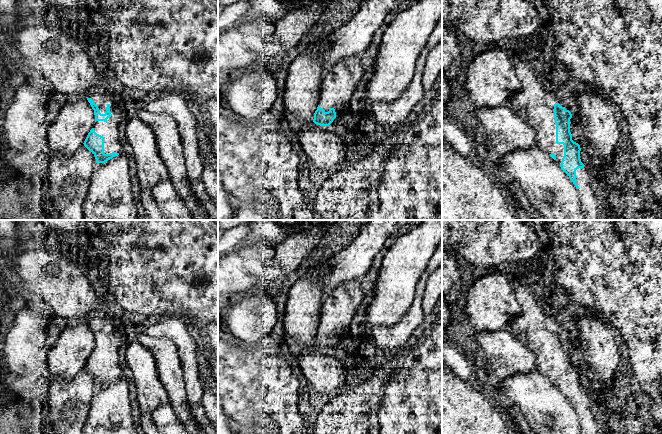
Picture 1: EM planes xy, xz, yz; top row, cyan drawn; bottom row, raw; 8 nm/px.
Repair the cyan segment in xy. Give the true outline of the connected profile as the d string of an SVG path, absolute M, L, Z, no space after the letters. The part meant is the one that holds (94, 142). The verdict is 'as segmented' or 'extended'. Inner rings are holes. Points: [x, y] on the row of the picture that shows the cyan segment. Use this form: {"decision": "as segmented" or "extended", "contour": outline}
{"decision": "extended", "contour": "M95 86L86 98L94 110L95 123L83 144L94 154L97 164L105 163L123 151L118 127L126 117L124 105L120 94L108 97Z"}

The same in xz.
{"decision": "extended", "contour": "M361 56L343 59L330 70L321 83L319 105L313 119L315 124L330 126L349 109L353 91L364 72Z"}

